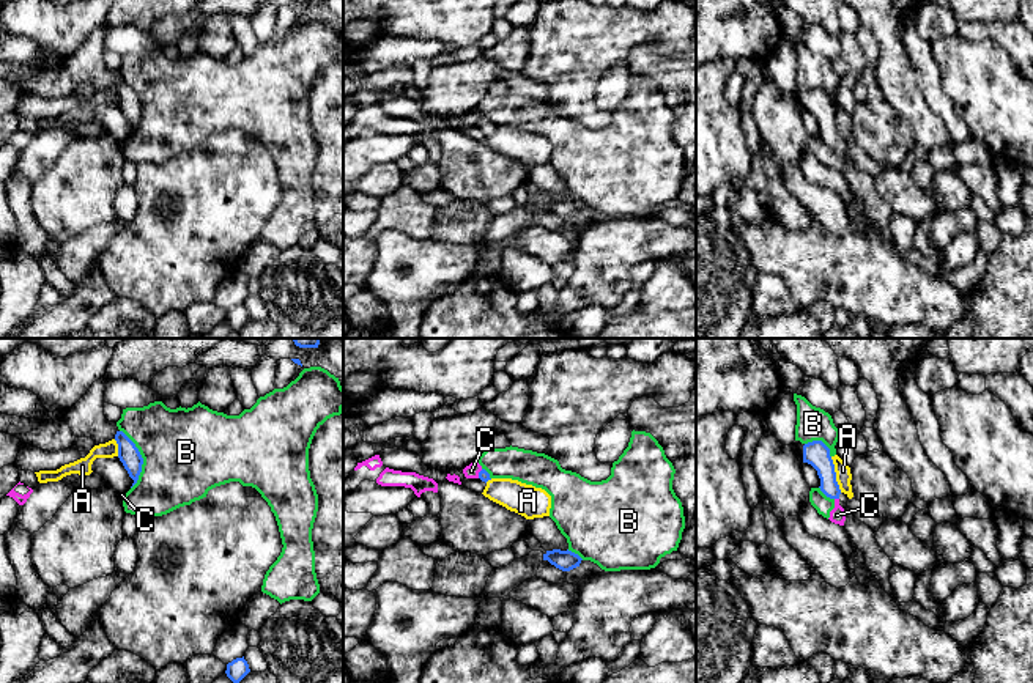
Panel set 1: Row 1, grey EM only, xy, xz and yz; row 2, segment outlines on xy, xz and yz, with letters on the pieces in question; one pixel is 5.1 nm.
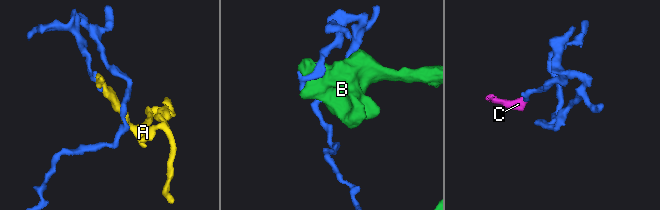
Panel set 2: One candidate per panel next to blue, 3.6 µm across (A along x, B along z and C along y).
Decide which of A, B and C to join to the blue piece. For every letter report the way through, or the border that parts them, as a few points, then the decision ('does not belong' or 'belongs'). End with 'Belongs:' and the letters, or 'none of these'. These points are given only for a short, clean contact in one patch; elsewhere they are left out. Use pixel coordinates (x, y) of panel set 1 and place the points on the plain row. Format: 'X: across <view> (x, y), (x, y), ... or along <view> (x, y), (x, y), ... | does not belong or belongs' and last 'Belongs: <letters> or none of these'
A: along yz (830, 104), (835, 114), (835, 128), (841, 139) | does not belong
B: does not belong
C: along yz (835, 145), (838, 147) | does not belong
Belongs: none of these

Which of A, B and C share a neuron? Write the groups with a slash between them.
A / B C

